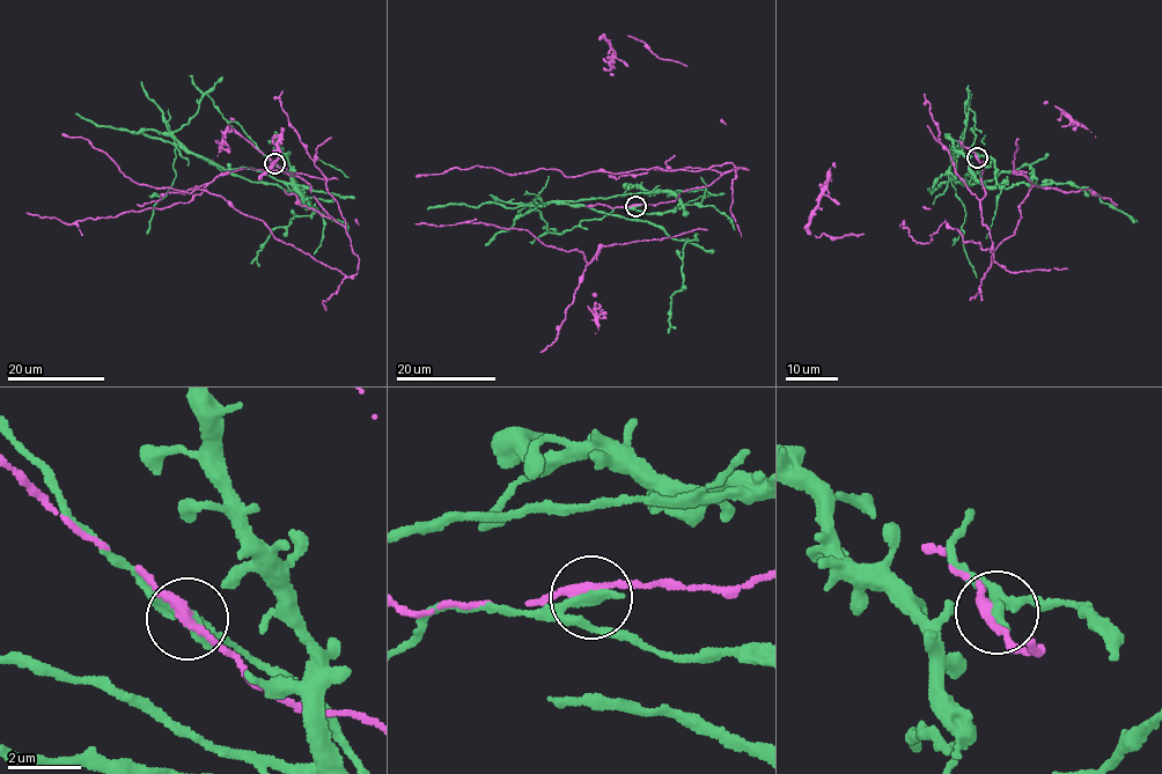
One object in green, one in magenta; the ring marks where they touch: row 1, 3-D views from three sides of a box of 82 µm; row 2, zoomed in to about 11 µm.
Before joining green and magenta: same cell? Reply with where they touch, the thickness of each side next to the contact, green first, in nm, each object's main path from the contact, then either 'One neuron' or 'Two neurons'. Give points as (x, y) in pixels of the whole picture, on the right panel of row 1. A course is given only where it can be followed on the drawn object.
Place: (977, 157). Thickness 400 nm (green) against 240 nm. Course of green: (978, 156), (993, 160), (995, 184), (966, 174), (961, 185), (1024, 164), (1039, 185), (1083, 188), (1137, 222). Course of magenta: (977, 156), (985, 164), (979, 200), (990, 250), (964, 242), (946, 221), (927, 243), (899, 225). Two neurons

